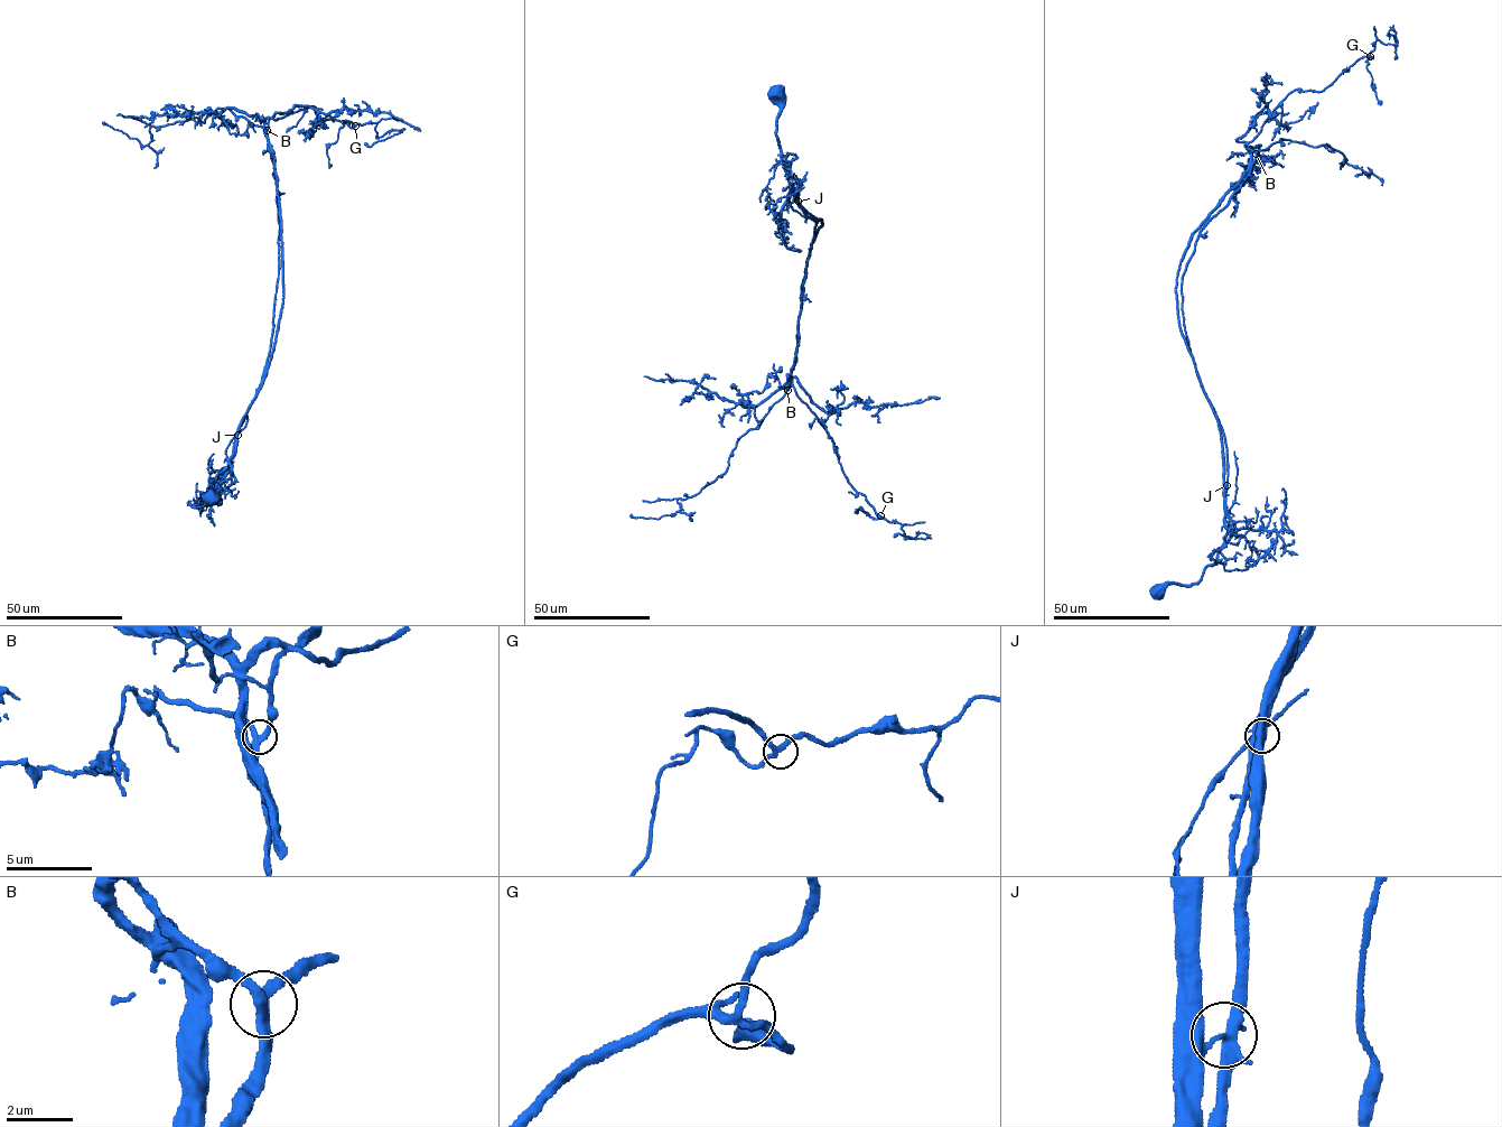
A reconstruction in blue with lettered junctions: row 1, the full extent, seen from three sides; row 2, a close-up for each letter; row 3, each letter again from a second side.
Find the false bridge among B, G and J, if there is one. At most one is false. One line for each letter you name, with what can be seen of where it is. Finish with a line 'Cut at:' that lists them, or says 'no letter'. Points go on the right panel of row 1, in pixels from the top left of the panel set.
J: Place: (1227, 485)
Cut at: J

